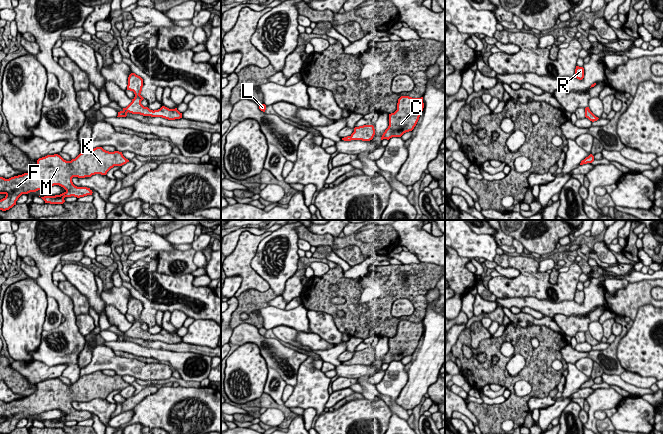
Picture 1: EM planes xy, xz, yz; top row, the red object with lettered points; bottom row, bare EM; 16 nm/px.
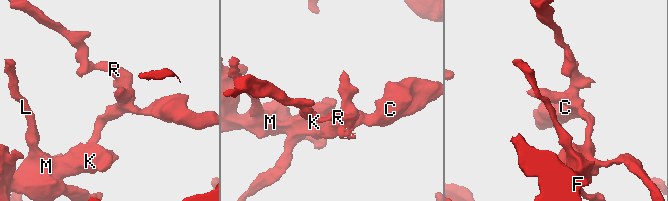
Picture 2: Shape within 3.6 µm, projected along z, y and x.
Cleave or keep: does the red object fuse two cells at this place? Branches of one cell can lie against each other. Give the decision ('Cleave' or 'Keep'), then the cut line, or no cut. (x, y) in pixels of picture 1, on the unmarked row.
Cleave. Split along xy (124, 332), (127, 336)

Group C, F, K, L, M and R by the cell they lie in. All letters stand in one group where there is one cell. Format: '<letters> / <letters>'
C R / F K L M

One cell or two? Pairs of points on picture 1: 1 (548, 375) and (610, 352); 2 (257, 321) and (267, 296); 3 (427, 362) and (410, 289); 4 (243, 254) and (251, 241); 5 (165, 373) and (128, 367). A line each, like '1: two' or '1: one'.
1: two
2: one
3: two
4: one
5: one

